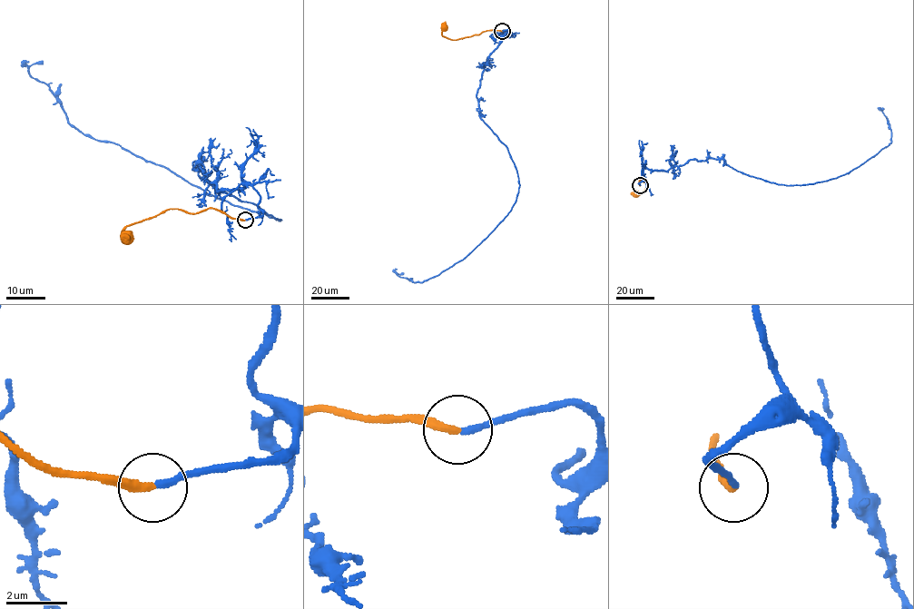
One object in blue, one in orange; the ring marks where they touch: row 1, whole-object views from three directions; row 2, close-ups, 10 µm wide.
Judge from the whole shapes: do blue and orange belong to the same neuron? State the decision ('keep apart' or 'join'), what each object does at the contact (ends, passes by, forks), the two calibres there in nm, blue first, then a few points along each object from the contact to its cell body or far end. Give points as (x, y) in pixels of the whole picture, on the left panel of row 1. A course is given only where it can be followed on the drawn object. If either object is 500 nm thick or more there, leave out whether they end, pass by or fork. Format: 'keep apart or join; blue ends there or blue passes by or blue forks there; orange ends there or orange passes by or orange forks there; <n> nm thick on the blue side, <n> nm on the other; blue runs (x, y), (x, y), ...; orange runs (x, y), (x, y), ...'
join; blue ends there; orange ends there; 200 nm thick on the blue side, 280 nm on the other; blue runs (245, 220), (262, 215), (253, 188), (219, 191), (197, 164), (281, 220), (78, 131), (29, 73), (43, 61); orange runs (245, 220), (232, 219), (210, 208), (196, 213), (170, 208), (127, 226), (122, 237), (127, 235)

